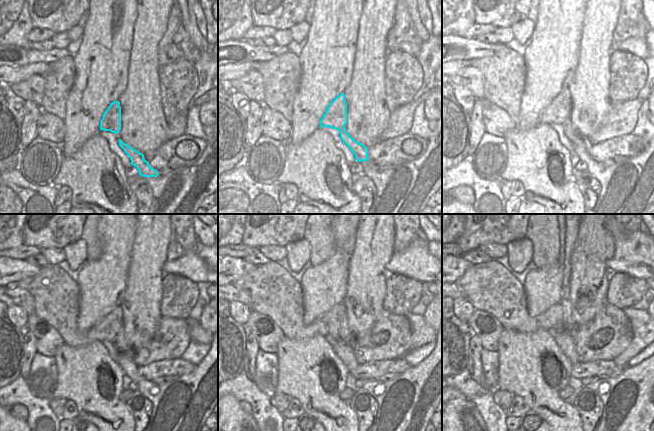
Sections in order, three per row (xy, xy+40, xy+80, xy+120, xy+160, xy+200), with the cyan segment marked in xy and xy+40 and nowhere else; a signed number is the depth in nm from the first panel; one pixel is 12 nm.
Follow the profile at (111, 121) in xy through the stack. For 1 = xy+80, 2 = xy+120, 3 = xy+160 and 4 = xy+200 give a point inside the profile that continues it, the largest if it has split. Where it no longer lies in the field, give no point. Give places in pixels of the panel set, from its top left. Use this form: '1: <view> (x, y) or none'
1: xy+80 (558, 112)
2: xy+120 (110, 328)
3: xy+160 (334, 322)
4: xy+200 (559, 316)

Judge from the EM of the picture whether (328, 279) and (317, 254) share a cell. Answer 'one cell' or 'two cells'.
two cells

